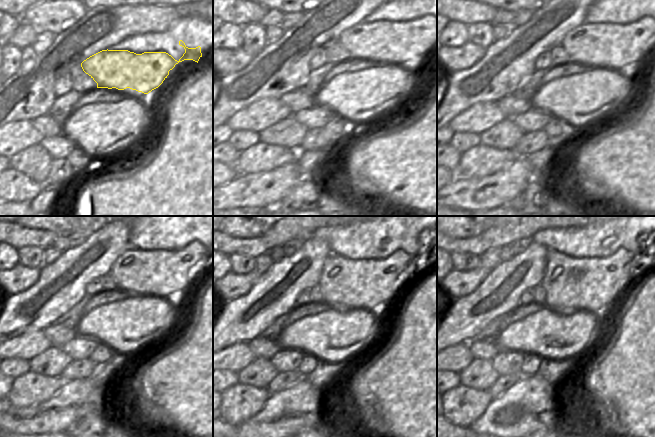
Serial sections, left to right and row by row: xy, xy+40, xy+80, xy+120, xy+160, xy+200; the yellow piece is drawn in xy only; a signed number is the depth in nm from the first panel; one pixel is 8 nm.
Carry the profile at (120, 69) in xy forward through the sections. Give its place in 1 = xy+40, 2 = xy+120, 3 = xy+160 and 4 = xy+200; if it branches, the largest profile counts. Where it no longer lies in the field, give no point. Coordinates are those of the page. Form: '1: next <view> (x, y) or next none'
1: next xy+40 (365, 48)
2: next xy+120 (150, 277)
3: next xy+160 (367, 286)
4: next xy+200 (593, 284)

